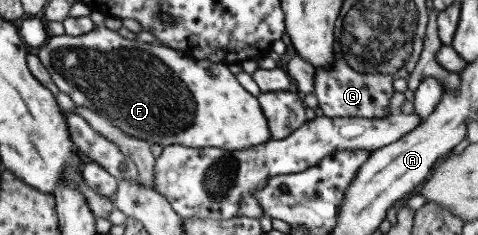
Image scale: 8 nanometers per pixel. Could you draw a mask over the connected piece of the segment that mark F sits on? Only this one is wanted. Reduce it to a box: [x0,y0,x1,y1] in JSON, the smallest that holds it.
[36,21,271,150]

